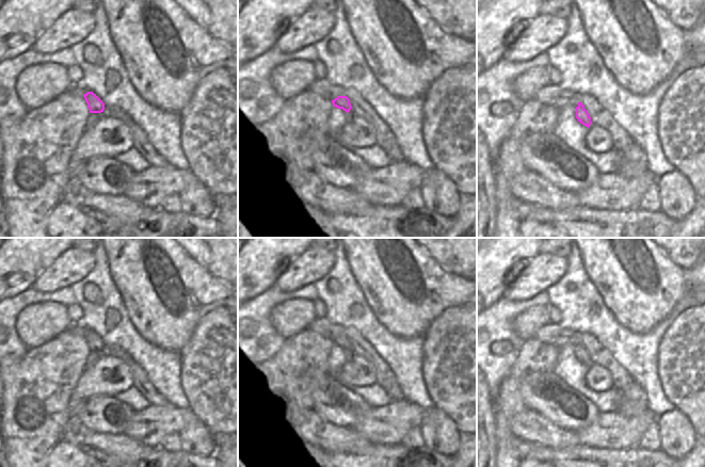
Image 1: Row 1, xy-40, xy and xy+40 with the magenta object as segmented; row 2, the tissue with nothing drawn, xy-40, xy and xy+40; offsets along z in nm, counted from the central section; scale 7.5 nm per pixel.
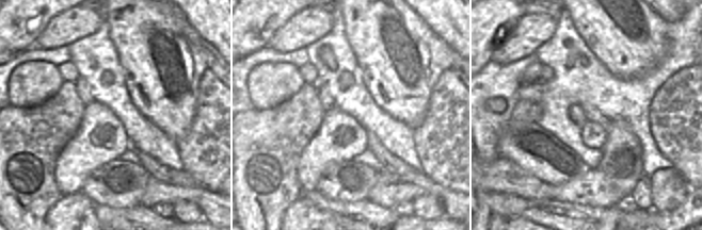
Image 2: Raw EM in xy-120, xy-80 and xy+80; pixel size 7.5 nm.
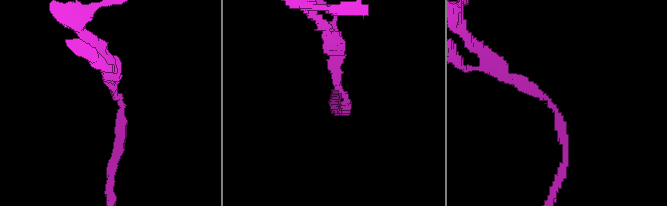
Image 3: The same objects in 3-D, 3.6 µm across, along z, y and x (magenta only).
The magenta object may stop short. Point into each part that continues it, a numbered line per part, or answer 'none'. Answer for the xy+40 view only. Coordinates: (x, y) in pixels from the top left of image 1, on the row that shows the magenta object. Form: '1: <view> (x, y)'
none

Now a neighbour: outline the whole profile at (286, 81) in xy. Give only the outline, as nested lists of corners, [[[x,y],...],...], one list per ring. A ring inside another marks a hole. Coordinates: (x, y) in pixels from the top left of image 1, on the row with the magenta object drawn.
[[[287,62],[276,66],[262,84],[262,93],[273,112],[277,106],[305,92],[316,80],[310,62]]]

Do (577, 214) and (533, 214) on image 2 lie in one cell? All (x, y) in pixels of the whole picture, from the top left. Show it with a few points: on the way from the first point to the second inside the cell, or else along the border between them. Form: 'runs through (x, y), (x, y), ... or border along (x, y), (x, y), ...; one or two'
runs through (567, 217), (544, 214); one

